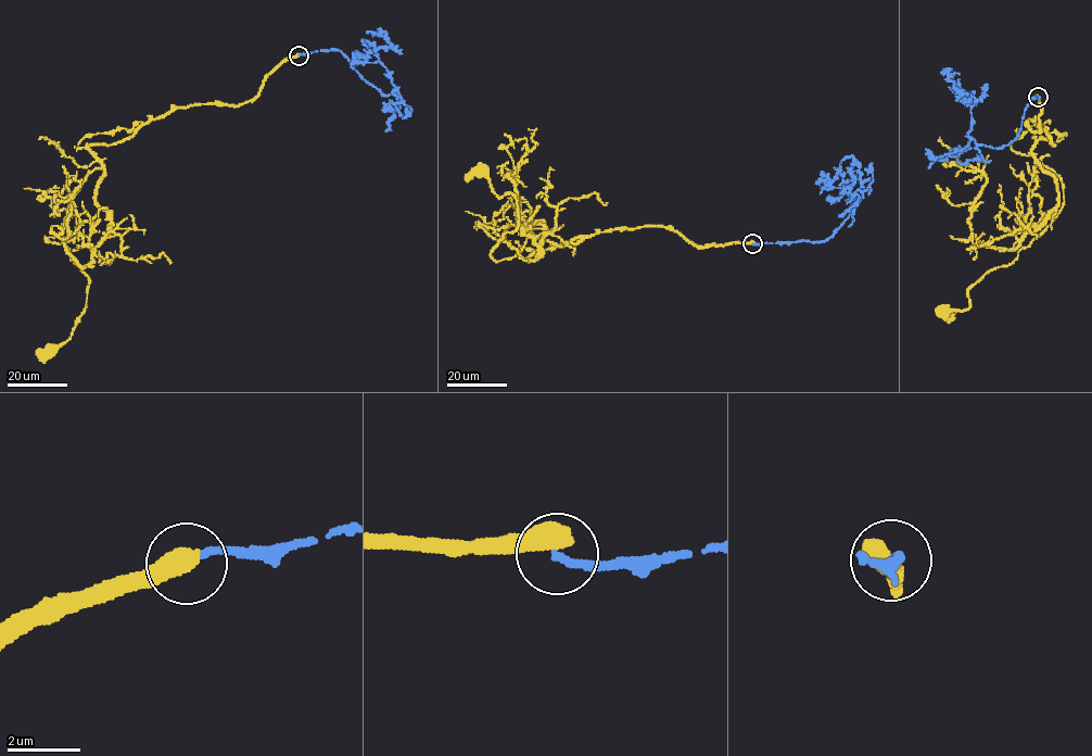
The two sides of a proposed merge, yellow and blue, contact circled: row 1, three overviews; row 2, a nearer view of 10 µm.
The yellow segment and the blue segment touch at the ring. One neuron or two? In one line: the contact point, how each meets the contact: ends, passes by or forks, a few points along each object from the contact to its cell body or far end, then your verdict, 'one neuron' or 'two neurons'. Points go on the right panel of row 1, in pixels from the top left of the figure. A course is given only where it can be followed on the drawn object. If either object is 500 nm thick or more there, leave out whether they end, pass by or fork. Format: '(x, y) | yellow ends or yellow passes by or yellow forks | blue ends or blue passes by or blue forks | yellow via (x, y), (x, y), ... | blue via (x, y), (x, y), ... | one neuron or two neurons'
(1038, 97) | yellow via (1038, 97), (1040, 129), (1027, 122), (1054, 145), (1031, 154), (1062, 208), (968, 307), (943, 309) | blue via (1038, 97), (1006, 146), (977, 145), (967, 133), (974, 99), (942, 72), (952, 71) | two neurons

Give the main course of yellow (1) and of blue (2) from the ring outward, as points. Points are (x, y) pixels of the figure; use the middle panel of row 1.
1: (752, 243), (701, 247), (646, 225), (561, 246), (538, 239), (538, 223), (495, 261), (518, 210), (482, 171)
2: (752, 243), (812, 242), (833, 236), (855, 200), (842, 194), (840, 186), (860, 174), (852, 156), (840, 164)

